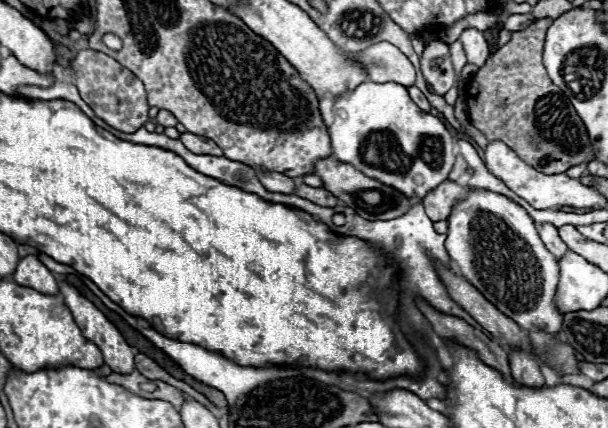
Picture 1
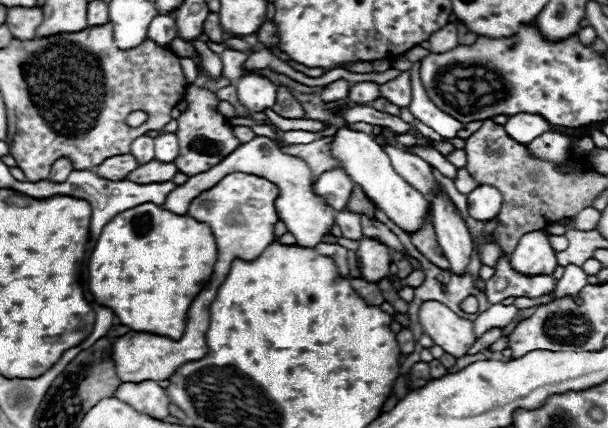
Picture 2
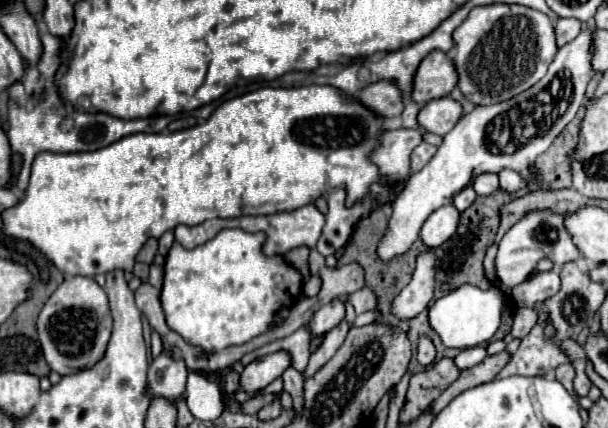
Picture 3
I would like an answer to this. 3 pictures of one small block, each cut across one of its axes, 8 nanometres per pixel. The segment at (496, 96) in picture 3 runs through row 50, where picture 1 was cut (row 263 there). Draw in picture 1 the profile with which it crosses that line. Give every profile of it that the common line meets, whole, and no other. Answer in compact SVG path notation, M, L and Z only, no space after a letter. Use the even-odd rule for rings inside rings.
M470 188L460 204L452 206L446 220L434 224L434 230L446 234L446 252L458 266L458 272L474 284L486 300L512 318L524 330L560 332L562 314L554 306L558 286L558 262L542 244L528 212L498 192Z

